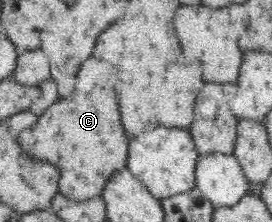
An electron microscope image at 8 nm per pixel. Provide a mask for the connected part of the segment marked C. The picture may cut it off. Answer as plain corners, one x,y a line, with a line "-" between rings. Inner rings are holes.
95,58
85,60
77,74
77,88
73,92
73,98
59,100
57,104
53,104
41,118
36,116
37,124
31,130
23,130
18,135
18,148
21,148
25,156
57,166
60,172
58,192
73,200
85,201
89,198
101,197
102,187
109,182
110,175
127,167
125,160
129,138
125,136
121,124
121,116
117,110
119,104
115,92
109,86
109,76
111,74

